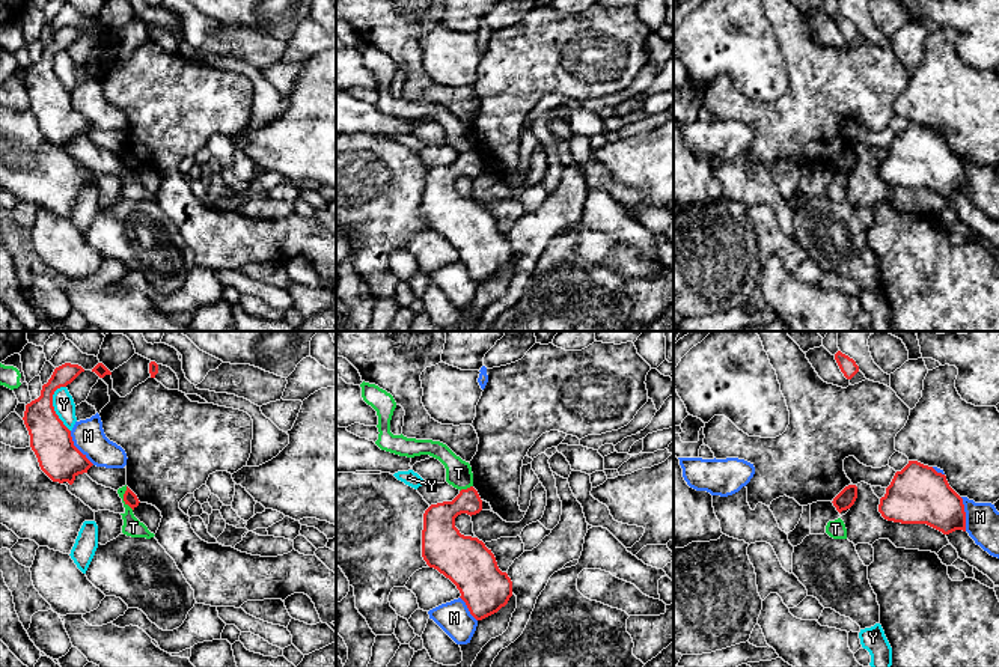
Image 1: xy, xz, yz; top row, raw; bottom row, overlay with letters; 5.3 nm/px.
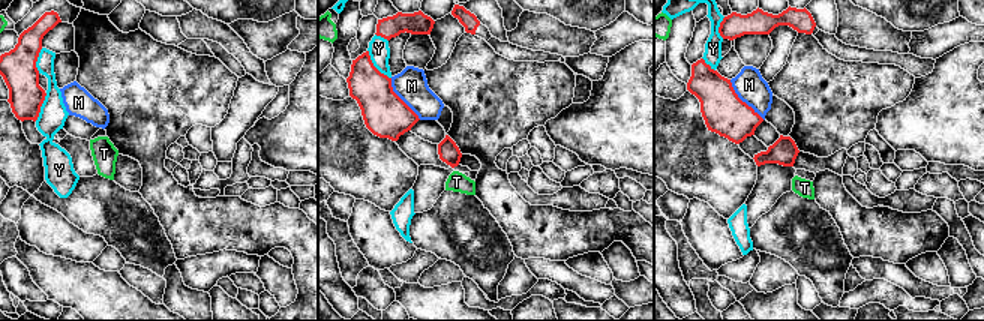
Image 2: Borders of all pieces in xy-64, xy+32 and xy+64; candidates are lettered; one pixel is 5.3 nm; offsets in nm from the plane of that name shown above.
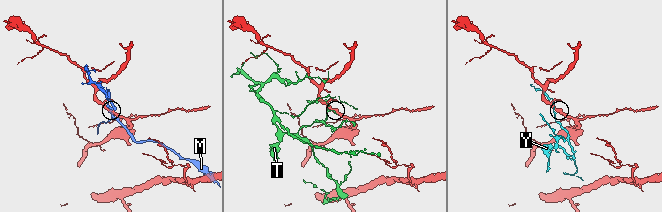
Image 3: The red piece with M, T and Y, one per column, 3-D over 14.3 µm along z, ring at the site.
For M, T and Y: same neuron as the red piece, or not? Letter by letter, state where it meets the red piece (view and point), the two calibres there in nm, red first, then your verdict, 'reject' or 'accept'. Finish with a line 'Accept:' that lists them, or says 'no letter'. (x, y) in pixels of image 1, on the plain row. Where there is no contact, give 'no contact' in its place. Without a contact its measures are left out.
M: xy (76, 110) | 220/170 nm | reject
T: xy (124, 161) | 70/100 nm | reject
Y: xy (53, 71) | 220/110 nm | reject
Accept: no letter

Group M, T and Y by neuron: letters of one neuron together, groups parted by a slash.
M / T / Y

